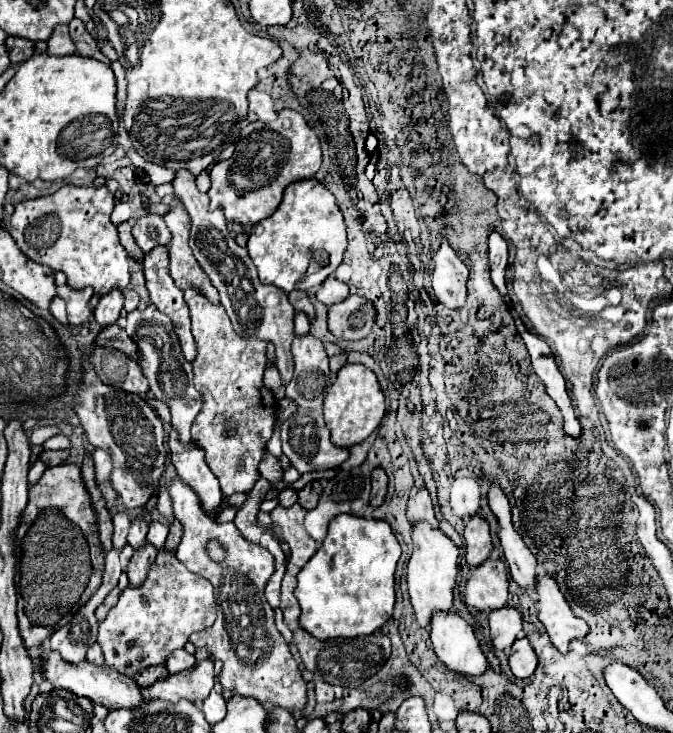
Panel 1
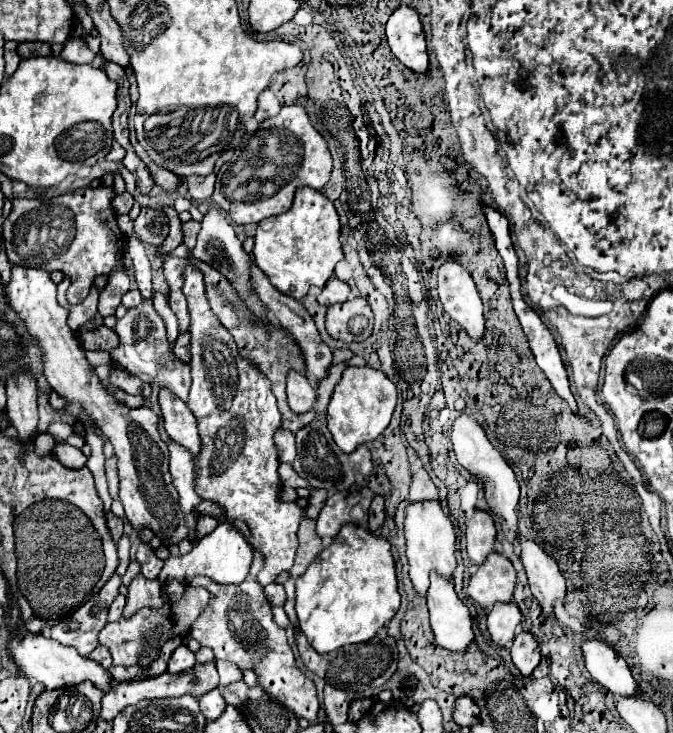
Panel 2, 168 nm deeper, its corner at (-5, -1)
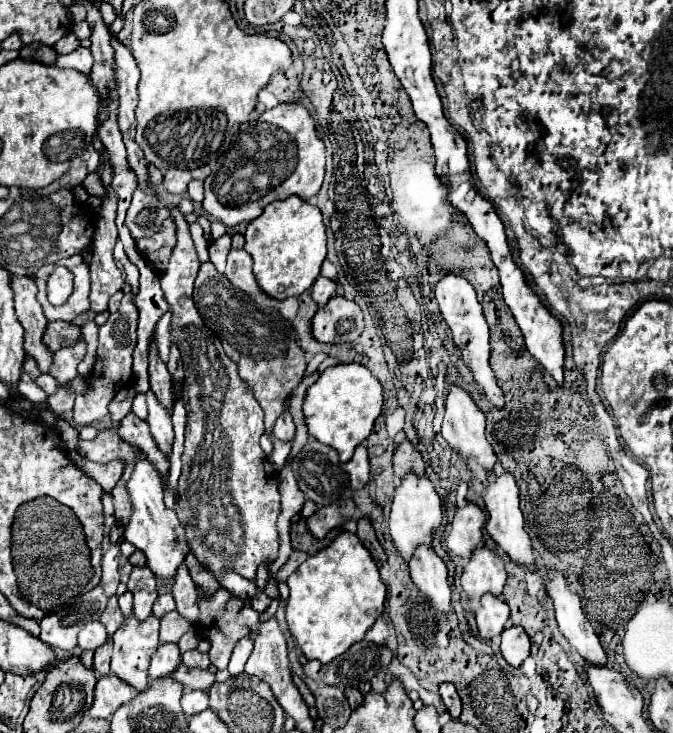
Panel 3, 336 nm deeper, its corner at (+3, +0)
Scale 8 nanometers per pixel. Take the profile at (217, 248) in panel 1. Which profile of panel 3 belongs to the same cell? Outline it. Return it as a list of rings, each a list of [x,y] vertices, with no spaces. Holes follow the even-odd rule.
[[[287,397],[285,407],[283,407],[283,413],[281,413],[281,417],[275,421],[275,427],[273,427],[273,435],[279,437],[279,439],[283,439],[283,441],[289,441],[289,439],[295,437],[295,423],[293,423],[289,405],[291,405],[291,397]]]

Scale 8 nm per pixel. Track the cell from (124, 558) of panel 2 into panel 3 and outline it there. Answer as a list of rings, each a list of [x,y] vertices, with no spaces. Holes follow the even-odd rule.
[[[111,545],[103,555],[103,577],[101,585],[105,587],[105,595],[115,595],[119,585],[119,545]]]

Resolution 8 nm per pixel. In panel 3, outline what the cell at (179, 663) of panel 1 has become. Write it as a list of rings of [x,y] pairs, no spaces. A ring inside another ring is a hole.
[[[165,643],[155,651],[155,657],[151,657],[151,667],[149,667],[149,677],[159,679],[171,671],[175,671],[181,663],[181,653],[175,643]]]

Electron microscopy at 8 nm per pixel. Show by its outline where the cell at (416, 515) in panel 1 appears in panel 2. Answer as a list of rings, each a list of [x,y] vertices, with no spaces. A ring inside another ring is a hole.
[[[425,468],[413,470],[409,500],[417,502],[417,500],[435,500],[435,498],[437,498],[437,486],[433,484],[433,480],[425,472]]]

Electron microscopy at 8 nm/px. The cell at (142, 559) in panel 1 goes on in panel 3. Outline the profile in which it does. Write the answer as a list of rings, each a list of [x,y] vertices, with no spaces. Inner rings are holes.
[[[133,613],[125,617],[123,625],[111,635],[113,641],[113,657],[111,657],[111,673],[123,679],[125,683],[133,685],[135,689],[145,689],[149,683],[149,661],[155,649],[159,647],[159,619],[155,615],[147,617],[145,621],[139,621]]]

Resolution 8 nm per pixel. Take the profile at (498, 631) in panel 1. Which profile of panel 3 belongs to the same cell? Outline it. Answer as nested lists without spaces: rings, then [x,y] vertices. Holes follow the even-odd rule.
[[[487,593],[481,597],[481,605],[475,611],[475,619],[477,619],[479,635],[483,639],[493,639],[501,635],[505,629],[505,623],[509,619],[509,605],[503,599]]]

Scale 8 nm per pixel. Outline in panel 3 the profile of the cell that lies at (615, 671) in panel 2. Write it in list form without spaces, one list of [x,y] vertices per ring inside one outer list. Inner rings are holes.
[[[547,571],[545,587],[555,605],[559,631],[565,635],[569,645],[581,655],[583,661],[591,661],[591,665],[607,665],[607,655],[599,637],[583,615],[579,597],[569,591],[567,579],[559,571]]]

